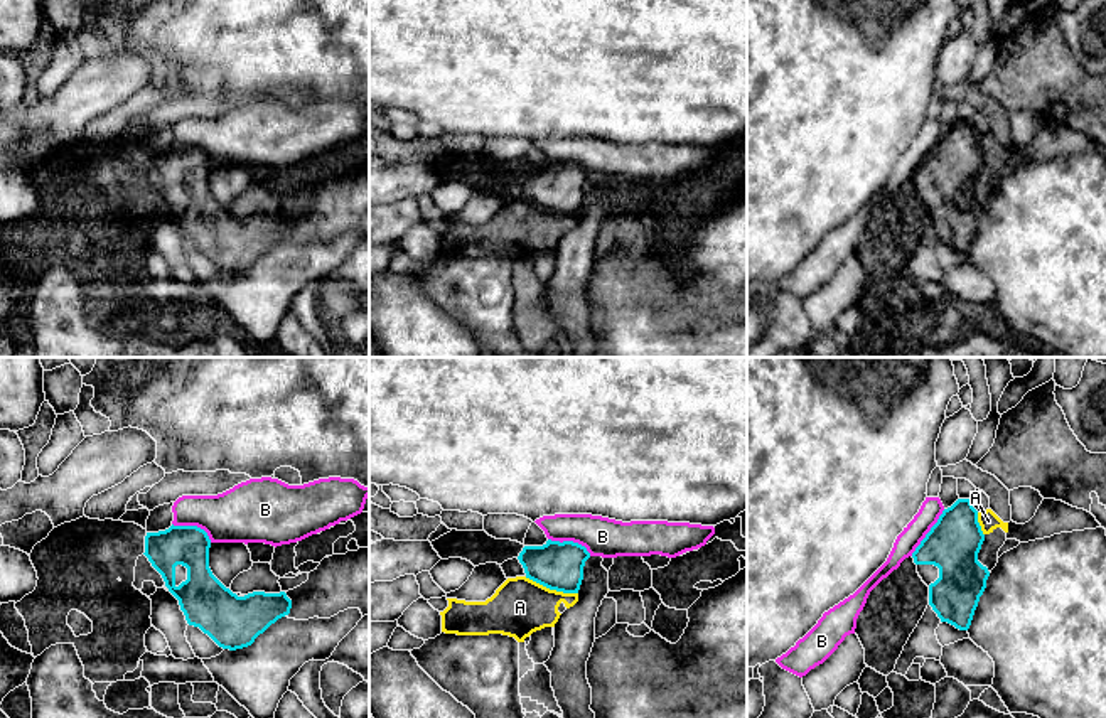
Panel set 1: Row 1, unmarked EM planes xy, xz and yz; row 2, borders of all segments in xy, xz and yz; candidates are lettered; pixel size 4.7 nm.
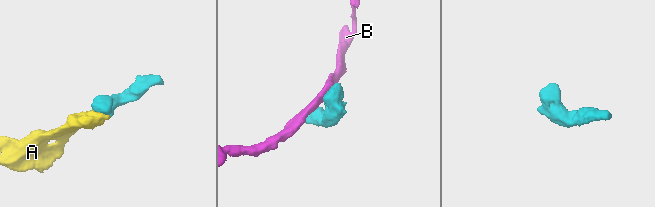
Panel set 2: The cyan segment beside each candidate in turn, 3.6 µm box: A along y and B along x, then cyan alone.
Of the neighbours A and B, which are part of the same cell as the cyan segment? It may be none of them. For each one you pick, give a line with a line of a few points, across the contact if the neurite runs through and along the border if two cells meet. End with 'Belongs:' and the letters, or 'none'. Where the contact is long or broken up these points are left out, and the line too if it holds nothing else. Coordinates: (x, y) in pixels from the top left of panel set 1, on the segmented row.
A: xz (555, 565), (552, 589), (520, 607)
Belongs: A

